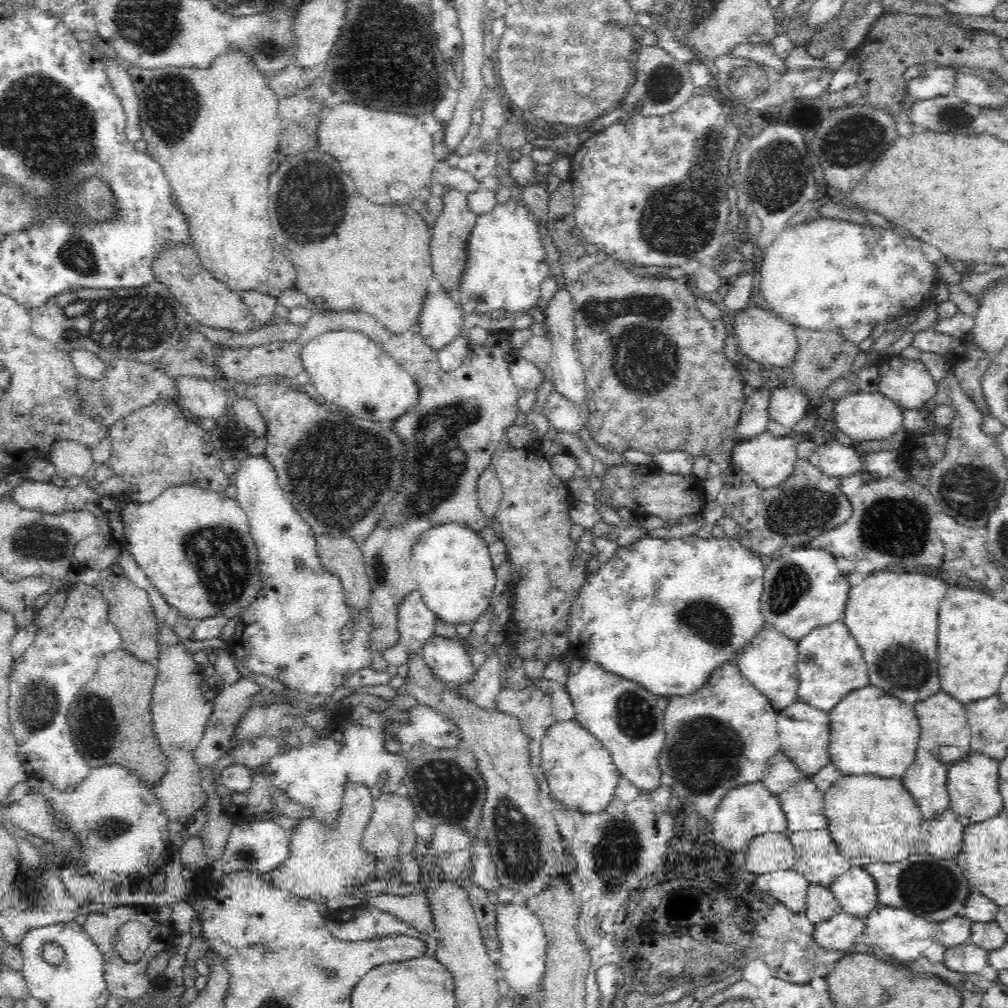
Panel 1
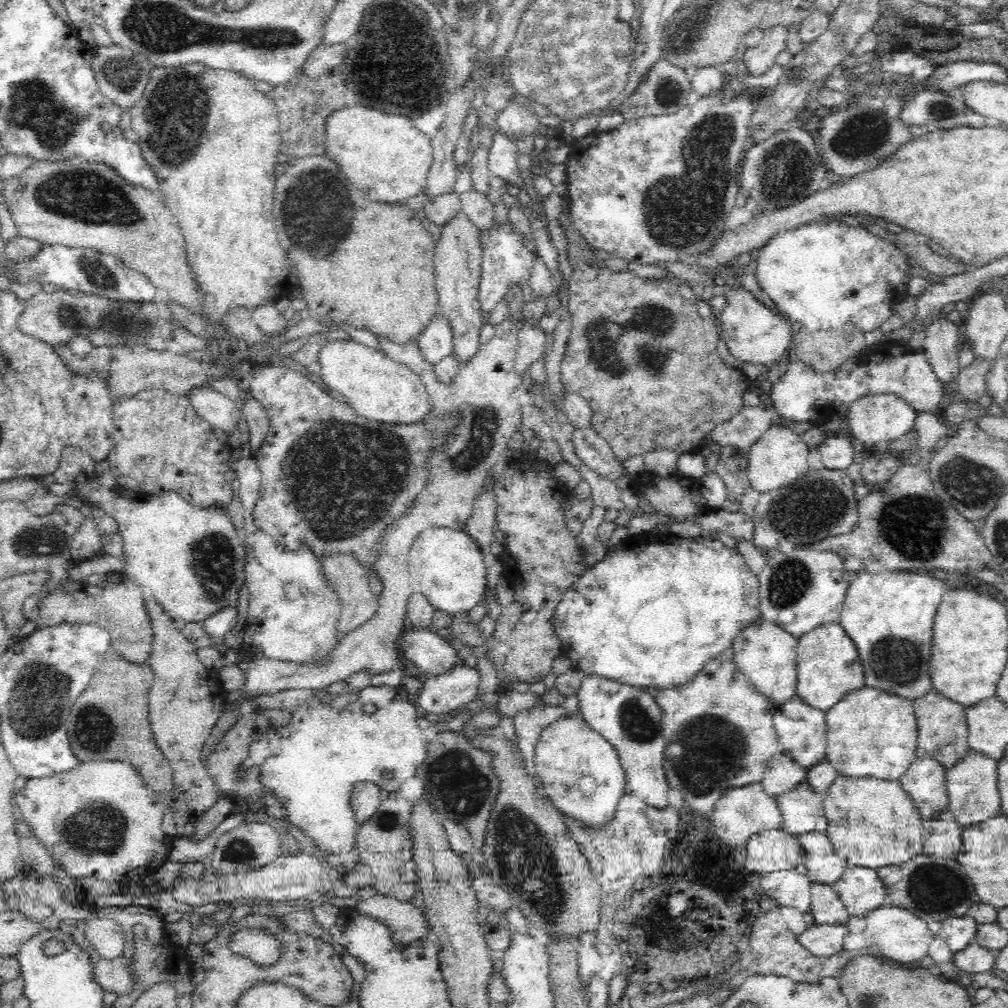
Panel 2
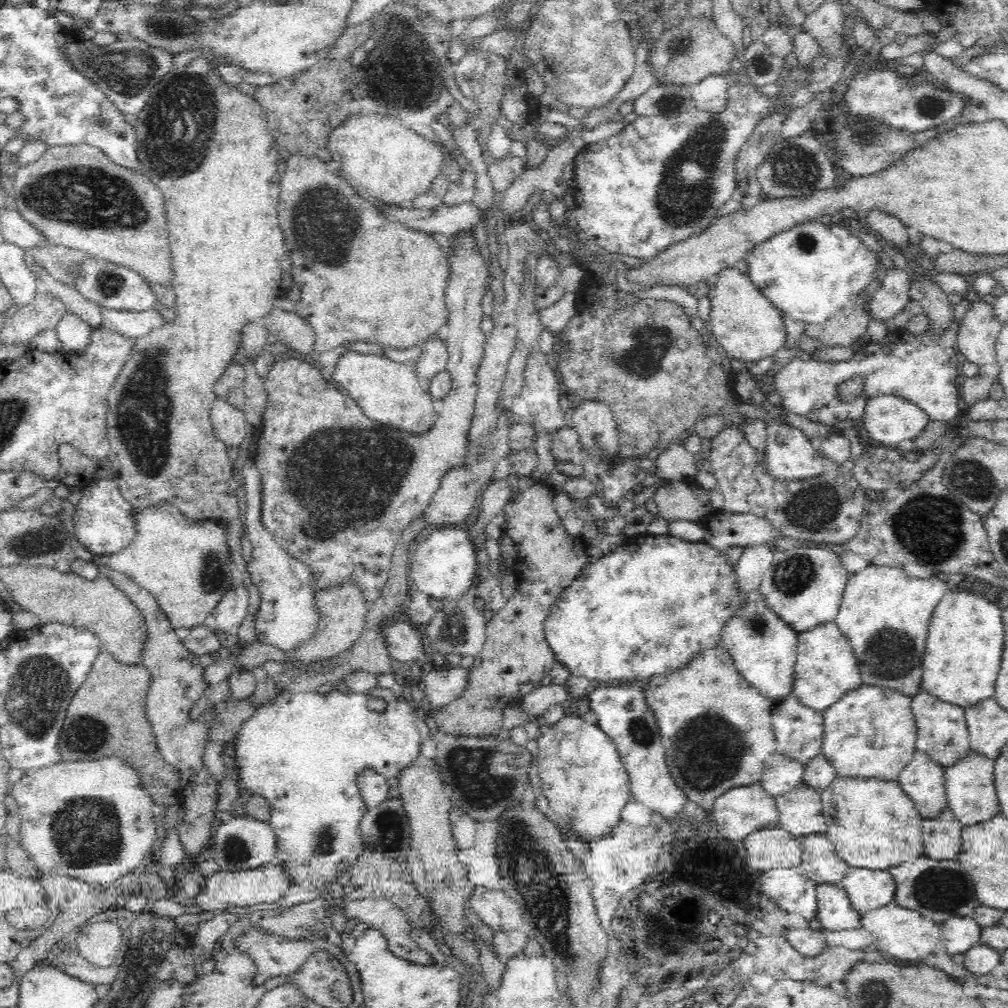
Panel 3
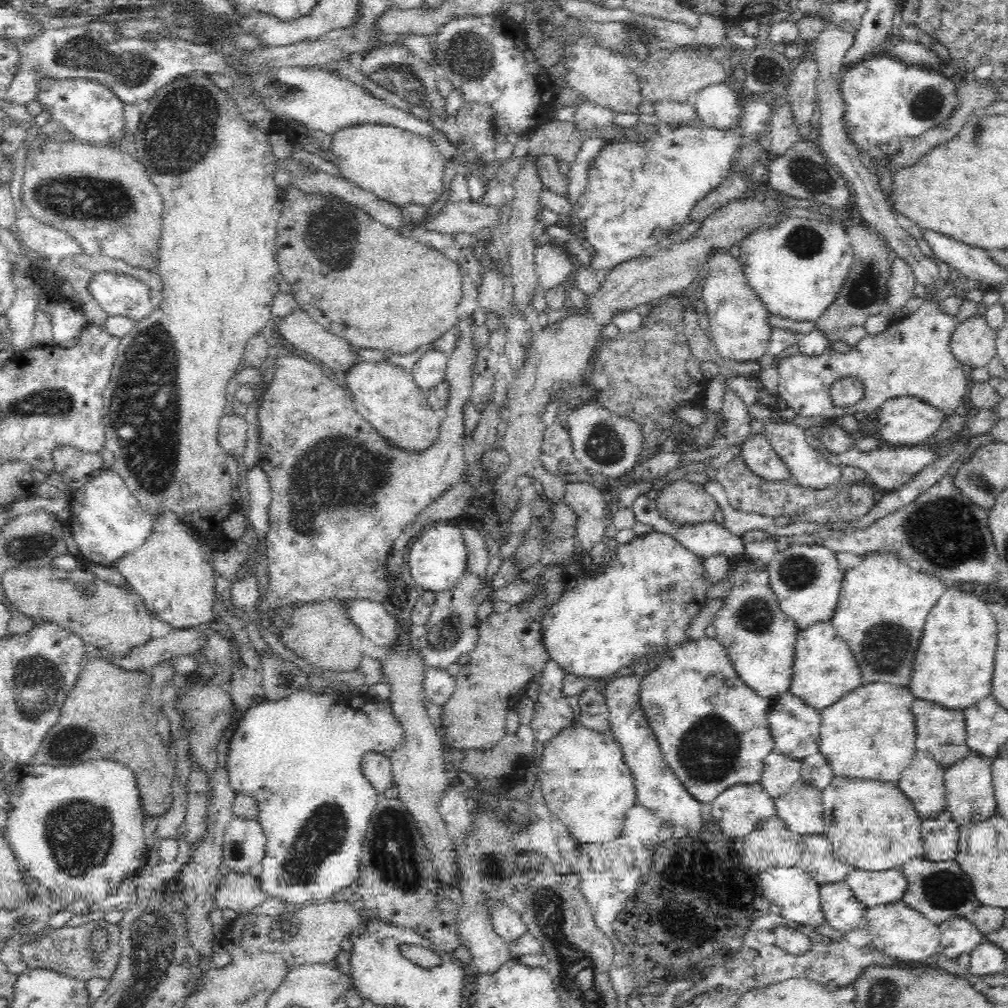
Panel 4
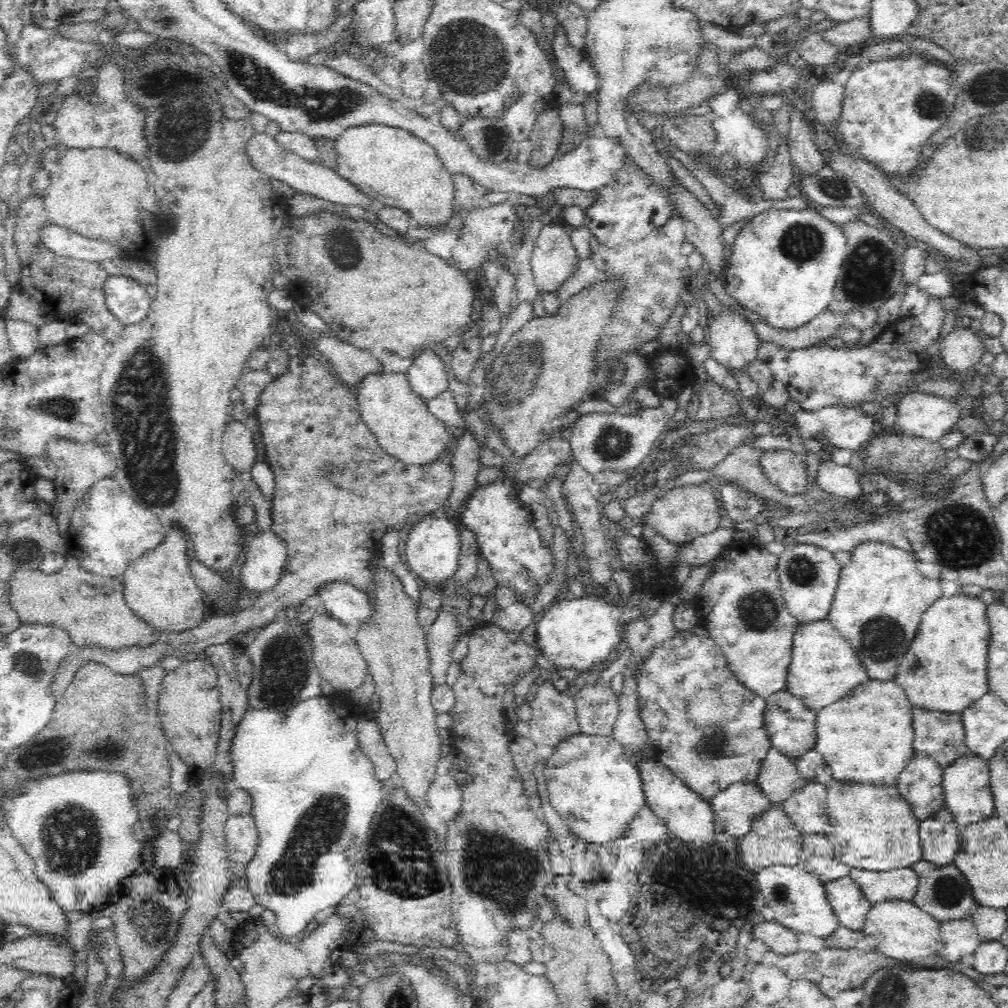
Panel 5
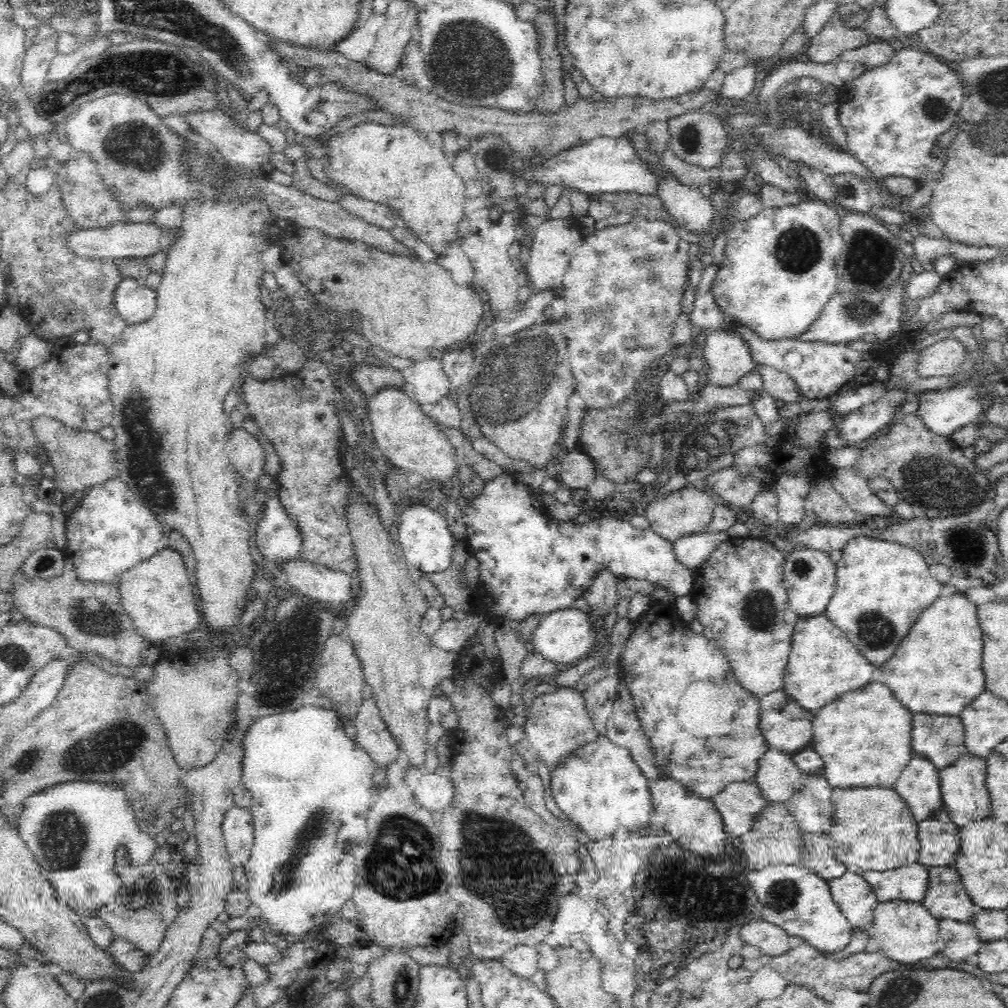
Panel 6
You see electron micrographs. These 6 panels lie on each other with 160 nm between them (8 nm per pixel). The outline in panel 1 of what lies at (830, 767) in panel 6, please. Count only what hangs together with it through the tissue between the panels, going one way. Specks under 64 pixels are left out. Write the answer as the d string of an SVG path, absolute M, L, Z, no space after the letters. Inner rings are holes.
M866 686L850 694L829 712L831 763L842 774L900 776L916 758L921 734L916 712L906 702L884 694L876 686Z

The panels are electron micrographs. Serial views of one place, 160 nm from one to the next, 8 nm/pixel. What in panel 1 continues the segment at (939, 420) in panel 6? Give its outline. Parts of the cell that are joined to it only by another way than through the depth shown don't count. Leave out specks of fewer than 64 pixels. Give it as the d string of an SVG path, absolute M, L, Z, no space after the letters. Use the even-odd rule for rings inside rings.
M860 391L856 394L844 396L834 404L834 423L830 426L842 438L850 438L848 442L860 440L878 441L894 436L904 424L904 408L892 399L880 394Z

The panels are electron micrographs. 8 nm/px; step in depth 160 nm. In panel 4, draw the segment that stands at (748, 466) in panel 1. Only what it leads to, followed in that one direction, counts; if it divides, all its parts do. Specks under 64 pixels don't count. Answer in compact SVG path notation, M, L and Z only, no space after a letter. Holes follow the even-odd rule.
M763 401L754 403L750 406L745 406L748 416L757 418L762 421L765 426L765 437L770 441L774 451L780 455L786 465L790 466L792 475L796 476L800 486L804 488L812 488L813 490L821 490L824 488L836 487L842 478L842 466L834 463L829 463L818 449L814 449L806 443L804 437L804 428L790 422L777 422L774 419L775 415L768 406L765 406Z

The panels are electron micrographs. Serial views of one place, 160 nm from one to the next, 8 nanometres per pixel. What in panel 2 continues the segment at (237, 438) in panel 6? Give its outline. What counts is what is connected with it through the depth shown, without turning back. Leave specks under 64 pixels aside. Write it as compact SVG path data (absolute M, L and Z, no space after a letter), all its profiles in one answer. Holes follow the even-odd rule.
M208 386L192 388L188 397L200 416L214 428L234 434L242 420L241 405L234 399L226 396L224 392Z

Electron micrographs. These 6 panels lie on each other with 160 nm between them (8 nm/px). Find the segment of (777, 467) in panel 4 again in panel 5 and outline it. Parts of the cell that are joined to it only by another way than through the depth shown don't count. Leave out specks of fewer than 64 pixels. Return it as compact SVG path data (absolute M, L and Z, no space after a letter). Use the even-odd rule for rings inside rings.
M772 449L762 458L764 473L770 481L788 496L798 496L808 490L808 464L806 454L789 449Z

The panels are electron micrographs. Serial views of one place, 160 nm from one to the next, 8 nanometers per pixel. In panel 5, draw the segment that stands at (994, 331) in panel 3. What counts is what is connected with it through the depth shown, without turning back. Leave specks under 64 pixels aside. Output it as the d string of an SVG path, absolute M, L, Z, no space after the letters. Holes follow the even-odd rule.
M956 327L940 340L940 364L952 373L967 373L973 366L980 366L980 358L986 347L982 337L968 327Z

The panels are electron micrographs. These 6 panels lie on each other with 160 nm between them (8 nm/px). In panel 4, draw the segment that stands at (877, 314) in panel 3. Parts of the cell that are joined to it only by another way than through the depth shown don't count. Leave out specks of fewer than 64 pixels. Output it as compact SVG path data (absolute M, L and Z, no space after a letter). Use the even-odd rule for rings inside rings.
M895 257L893 272L888 282L888 306L891 312L896 312L909 298L914 297L914 286L917 280L913 269L904 258Z

